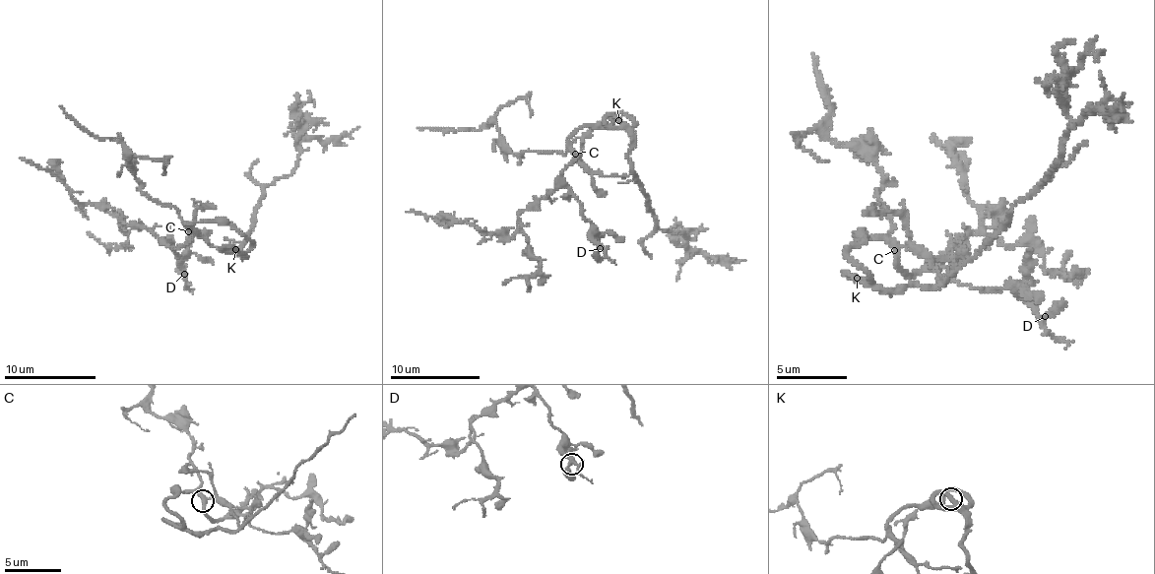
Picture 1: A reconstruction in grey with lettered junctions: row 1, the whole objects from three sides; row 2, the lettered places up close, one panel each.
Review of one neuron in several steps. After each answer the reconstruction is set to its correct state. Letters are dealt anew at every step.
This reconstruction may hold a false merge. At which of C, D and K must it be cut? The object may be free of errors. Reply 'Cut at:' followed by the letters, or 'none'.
Cut at: none

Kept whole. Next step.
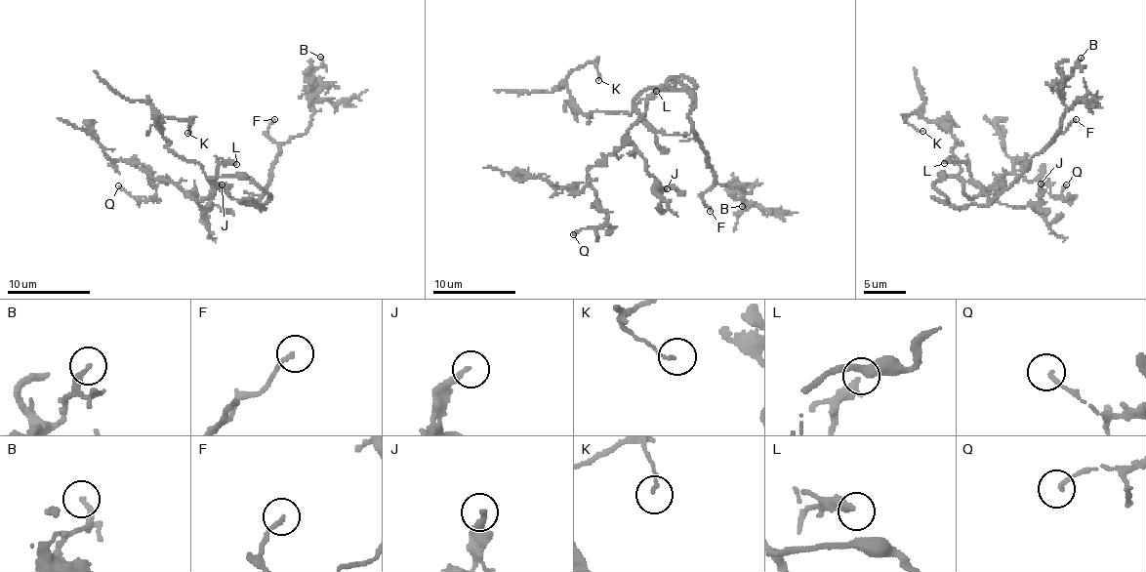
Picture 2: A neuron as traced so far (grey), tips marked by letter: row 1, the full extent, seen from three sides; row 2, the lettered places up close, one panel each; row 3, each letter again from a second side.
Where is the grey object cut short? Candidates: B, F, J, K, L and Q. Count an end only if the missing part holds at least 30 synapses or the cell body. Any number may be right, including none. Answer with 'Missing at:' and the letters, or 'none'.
Missing at: F

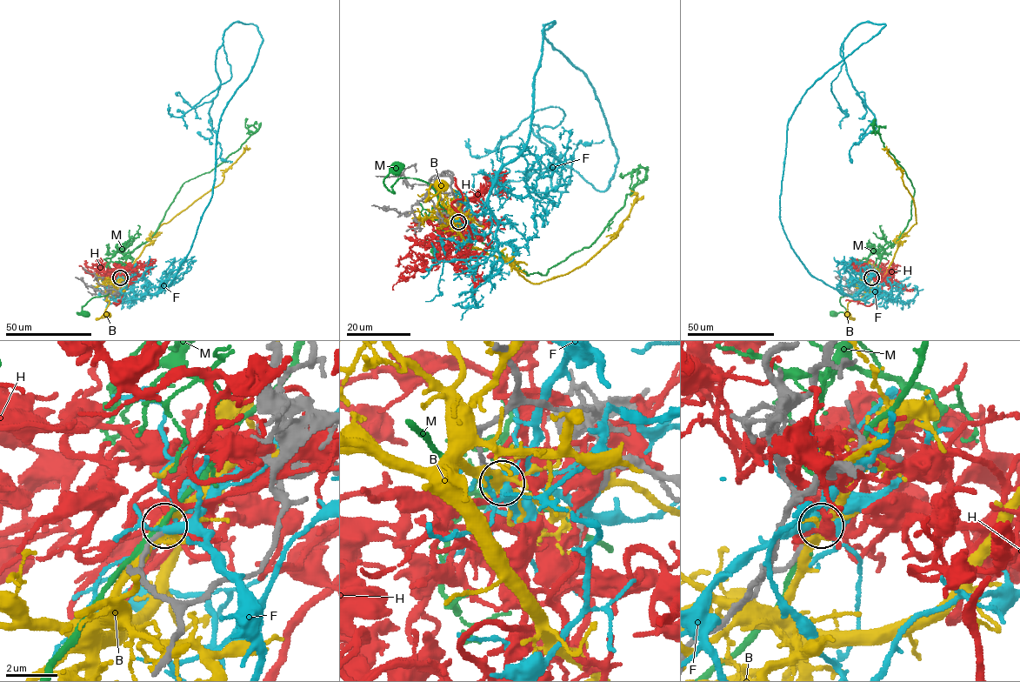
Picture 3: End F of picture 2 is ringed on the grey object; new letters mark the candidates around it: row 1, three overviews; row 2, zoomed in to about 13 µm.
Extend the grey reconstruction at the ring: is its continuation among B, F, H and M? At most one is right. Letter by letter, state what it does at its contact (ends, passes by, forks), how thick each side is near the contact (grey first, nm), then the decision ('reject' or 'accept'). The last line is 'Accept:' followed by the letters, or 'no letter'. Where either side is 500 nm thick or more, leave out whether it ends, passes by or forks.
B: it forks; calibres 200 and 320 nm; reject
F: it forks; calibres 170 and 280 nm; reject
H: it forks; calibres 160 and 240 nm; reject
M: it passes by; calibres 200 and 240 nm; reject
Accept: no letter

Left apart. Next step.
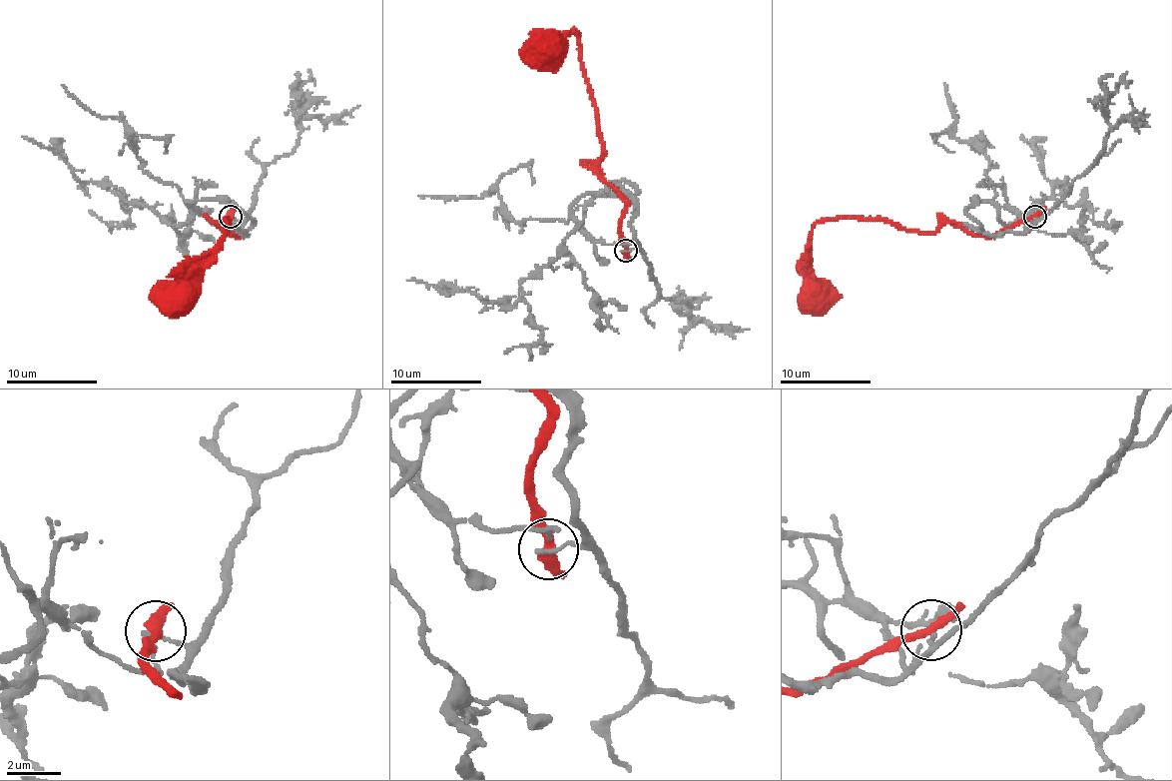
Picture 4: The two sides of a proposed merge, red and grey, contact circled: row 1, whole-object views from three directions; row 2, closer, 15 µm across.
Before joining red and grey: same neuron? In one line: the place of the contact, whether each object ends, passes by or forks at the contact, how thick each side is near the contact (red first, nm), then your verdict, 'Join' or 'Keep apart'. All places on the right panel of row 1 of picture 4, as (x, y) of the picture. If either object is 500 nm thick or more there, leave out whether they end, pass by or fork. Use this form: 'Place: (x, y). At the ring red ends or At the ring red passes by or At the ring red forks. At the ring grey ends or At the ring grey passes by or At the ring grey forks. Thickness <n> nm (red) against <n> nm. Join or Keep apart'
Place: (1035, 217). At the ring red passes by. At the ring grey ends. Thickness 360 nm (red) against 180 nm. Keep apart

